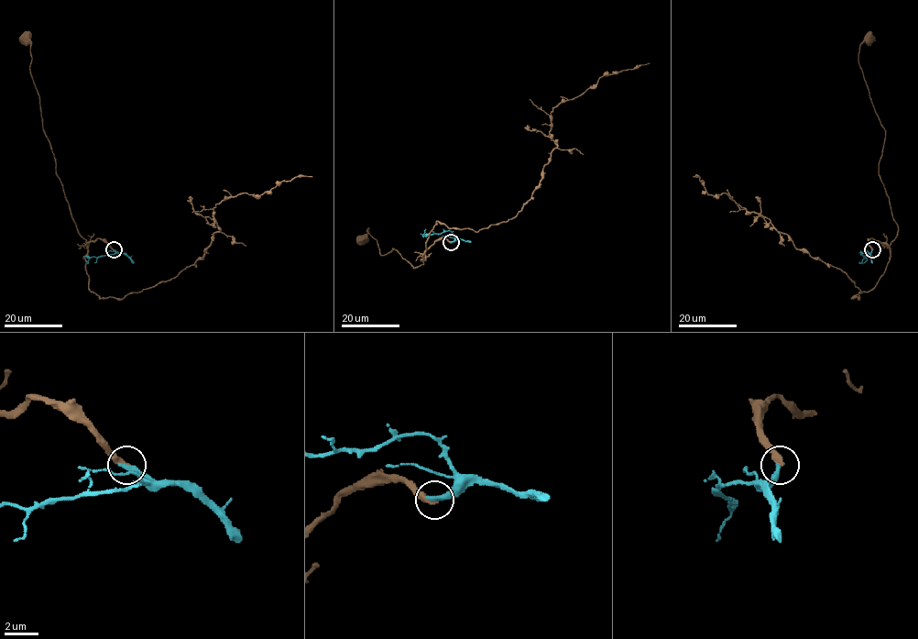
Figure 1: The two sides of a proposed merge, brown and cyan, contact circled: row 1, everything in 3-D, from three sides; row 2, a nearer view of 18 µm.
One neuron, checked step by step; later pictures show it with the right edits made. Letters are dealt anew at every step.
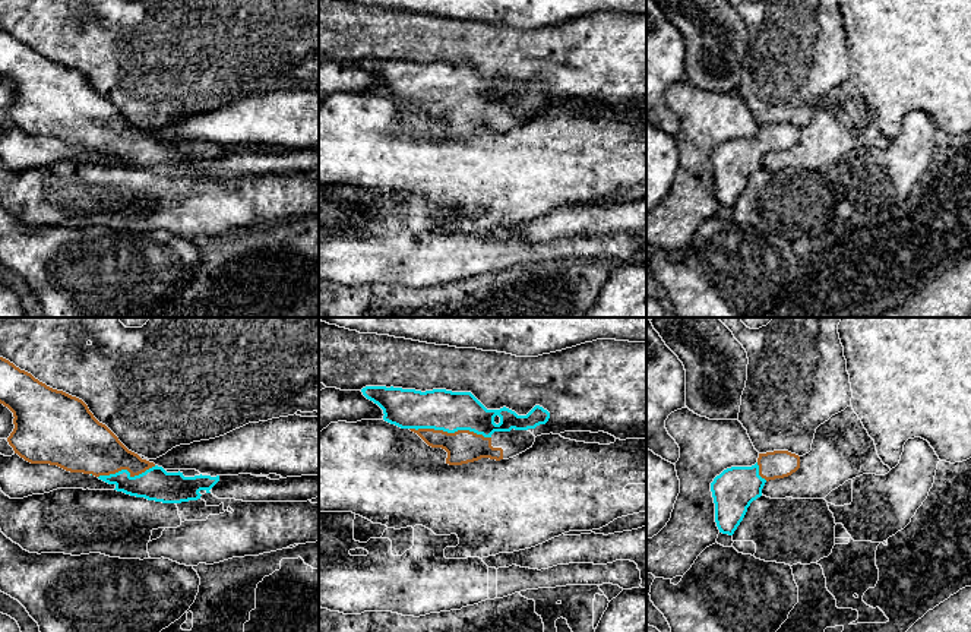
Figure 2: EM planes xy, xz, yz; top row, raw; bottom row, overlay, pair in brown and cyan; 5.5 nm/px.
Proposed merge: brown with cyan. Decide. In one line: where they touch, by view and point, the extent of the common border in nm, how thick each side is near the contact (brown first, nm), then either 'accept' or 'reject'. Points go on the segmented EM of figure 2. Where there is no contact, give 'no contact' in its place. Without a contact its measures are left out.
meets brown in xz at (451, 433); contact 460 nm long; 190 nm thick on the brown side, 220 nm on the other; accept

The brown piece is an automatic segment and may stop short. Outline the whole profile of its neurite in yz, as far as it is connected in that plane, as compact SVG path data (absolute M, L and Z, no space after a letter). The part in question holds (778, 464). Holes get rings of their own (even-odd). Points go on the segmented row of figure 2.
M788 451L759 454L752 467L731 467L711 483L715 522L722 534L733 535L747 508L762 496L766 481L784 478L800 468L800 456Z

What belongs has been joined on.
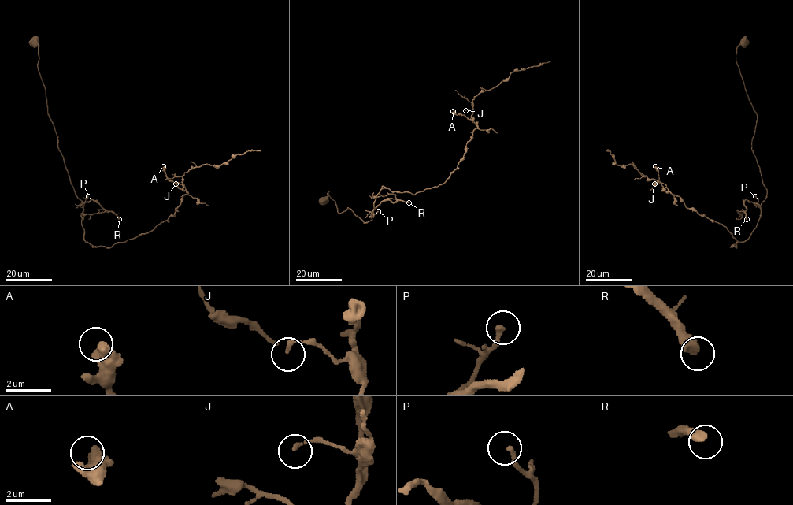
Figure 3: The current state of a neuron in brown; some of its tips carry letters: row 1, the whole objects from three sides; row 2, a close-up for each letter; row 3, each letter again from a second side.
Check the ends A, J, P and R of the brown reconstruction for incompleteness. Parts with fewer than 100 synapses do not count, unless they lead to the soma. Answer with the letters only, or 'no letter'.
R

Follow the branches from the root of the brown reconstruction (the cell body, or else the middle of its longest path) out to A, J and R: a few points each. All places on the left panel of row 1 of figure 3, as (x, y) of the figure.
A: (105, 246), (111, 247), (148, 233), (174, 213), (187, 191), (167, 178), (163, 166)
J: (105, 246), (111, 247), (116, 243), (148, 233), (172, 216), (182, 196), (187, 194), (182, 182), (176, 183)
R: (105, 246), (93, 246), (84, 239), (81, 217), (83, 203), (91, 199), (95, 201), (119, 219)

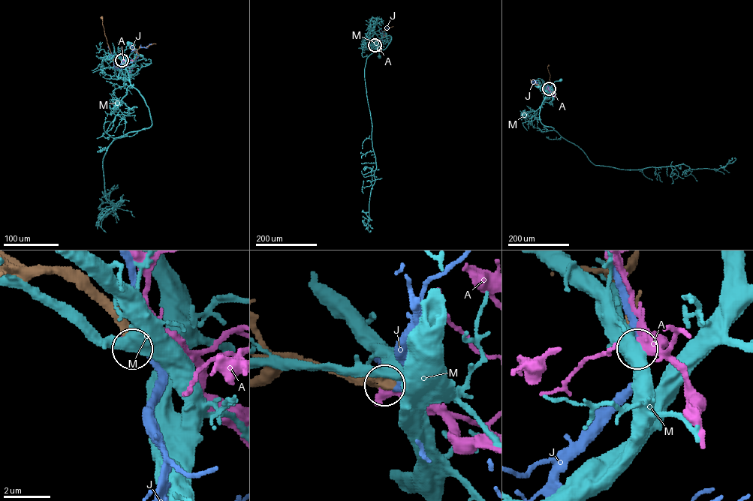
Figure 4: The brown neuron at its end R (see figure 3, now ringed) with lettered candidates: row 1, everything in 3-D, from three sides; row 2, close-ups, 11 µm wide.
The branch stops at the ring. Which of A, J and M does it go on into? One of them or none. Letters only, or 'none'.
none

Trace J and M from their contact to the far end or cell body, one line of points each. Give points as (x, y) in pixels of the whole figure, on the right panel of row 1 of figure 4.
J: (549, 88), (547, 92), (531, 79)
M: (549, 88), (555, 81), (561, 79)

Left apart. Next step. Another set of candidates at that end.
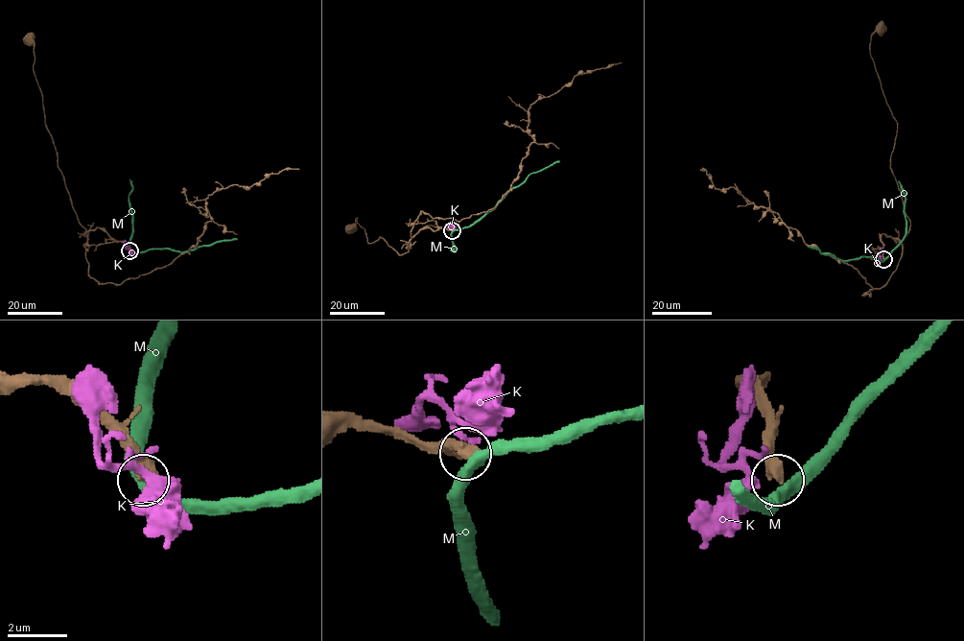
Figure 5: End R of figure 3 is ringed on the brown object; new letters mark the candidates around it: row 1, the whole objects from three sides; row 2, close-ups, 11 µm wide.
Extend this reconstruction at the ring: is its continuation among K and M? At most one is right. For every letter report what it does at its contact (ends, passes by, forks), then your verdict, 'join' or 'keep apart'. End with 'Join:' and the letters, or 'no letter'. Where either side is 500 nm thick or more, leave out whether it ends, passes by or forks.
K: keep apart
M: it passes by | keep apart
Join: no letter

